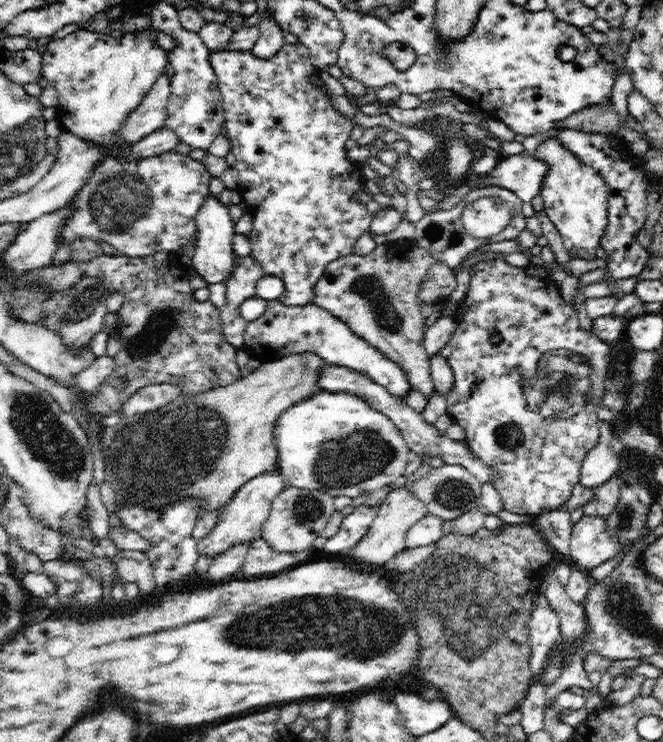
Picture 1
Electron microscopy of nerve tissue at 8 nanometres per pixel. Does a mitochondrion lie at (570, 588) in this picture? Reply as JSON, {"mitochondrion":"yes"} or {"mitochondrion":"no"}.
{"mitochondrion":"no"}

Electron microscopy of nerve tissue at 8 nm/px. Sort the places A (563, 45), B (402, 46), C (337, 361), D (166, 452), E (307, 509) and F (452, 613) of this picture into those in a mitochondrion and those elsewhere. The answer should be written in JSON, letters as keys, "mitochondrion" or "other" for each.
{"A":"other","B":"other","C":"other","D":"mitochondrion","E":"mitochondrion","F":"mitochondrion"}

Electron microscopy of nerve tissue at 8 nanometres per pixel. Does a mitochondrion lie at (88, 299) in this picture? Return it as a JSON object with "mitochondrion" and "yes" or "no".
{"mitochondrion":"yes"}

